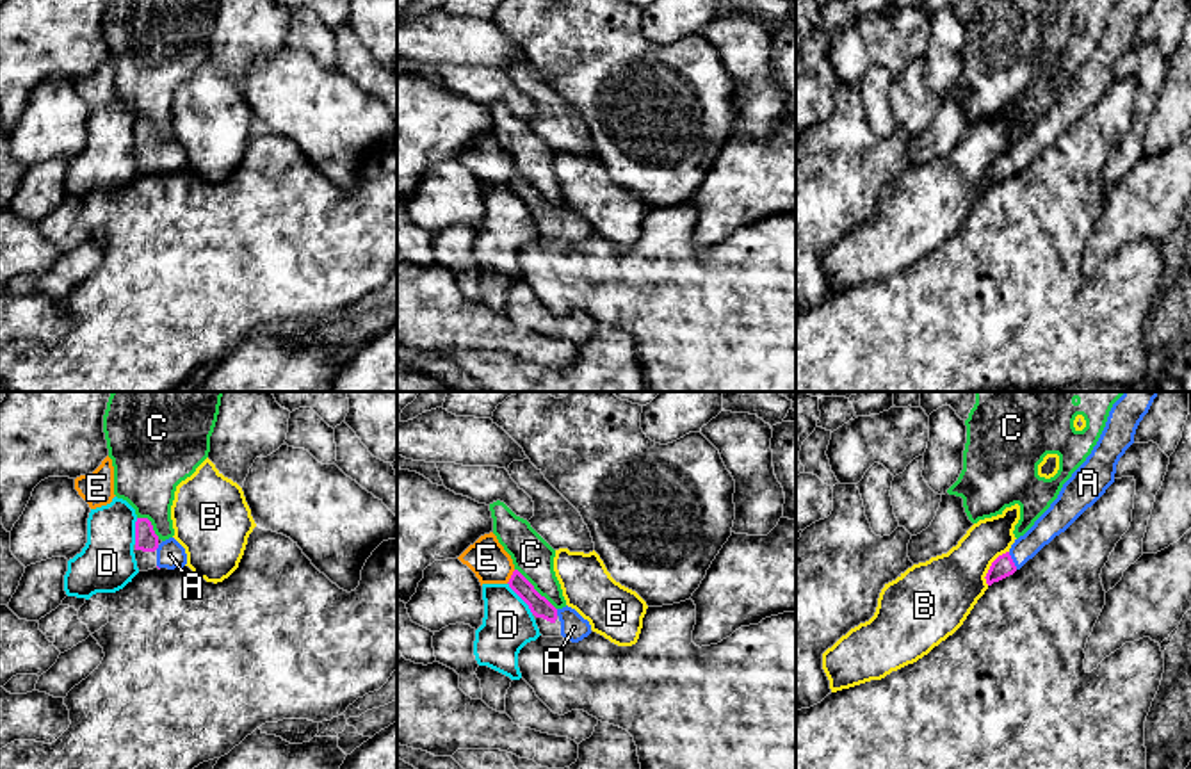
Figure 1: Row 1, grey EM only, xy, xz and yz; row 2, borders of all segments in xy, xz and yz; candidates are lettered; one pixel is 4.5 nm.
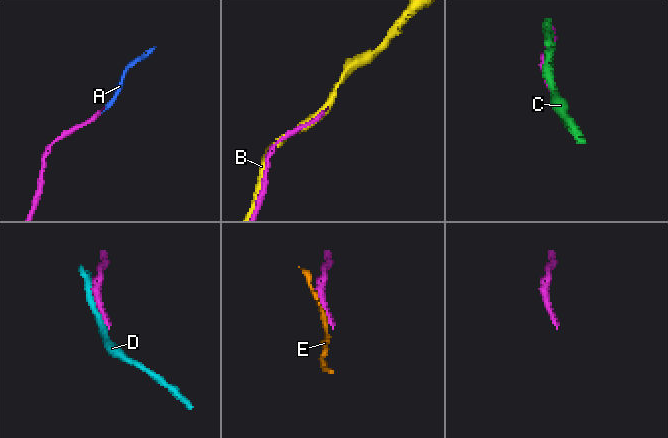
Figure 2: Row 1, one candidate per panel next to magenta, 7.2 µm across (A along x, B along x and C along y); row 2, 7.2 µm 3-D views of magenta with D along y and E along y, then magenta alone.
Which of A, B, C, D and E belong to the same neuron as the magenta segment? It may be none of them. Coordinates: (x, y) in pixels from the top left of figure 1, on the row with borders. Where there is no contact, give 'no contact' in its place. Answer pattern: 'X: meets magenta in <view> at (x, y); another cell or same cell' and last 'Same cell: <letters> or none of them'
A: meets magenta in yz at (1012, 561); same cell
B: meets magenta in yz at (990, 566); another cell
C: meets magenta in xz at (534, 590); another cell
D: meets magenta in xz at (520, 597); another cell
E: meets magenta in xz at (511, 577); another cell
Same cell: A

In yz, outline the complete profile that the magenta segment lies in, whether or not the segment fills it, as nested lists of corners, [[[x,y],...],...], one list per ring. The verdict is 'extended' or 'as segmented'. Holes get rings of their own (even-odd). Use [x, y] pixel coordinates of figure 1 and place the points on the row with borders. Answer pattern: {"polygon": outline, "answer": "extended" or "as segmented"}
{"polygon": [[[1123,392],[1113,404],[1106,427],[1086,461],[1063,484],[1057,498],[1011,548],[999,555],[988,573],[992,586],[1033,559],[1056,536],[1065,532],[1114,482],[1116,465],[1134,443],[1134,434],[1159,392]]], "answer": "extended"}

